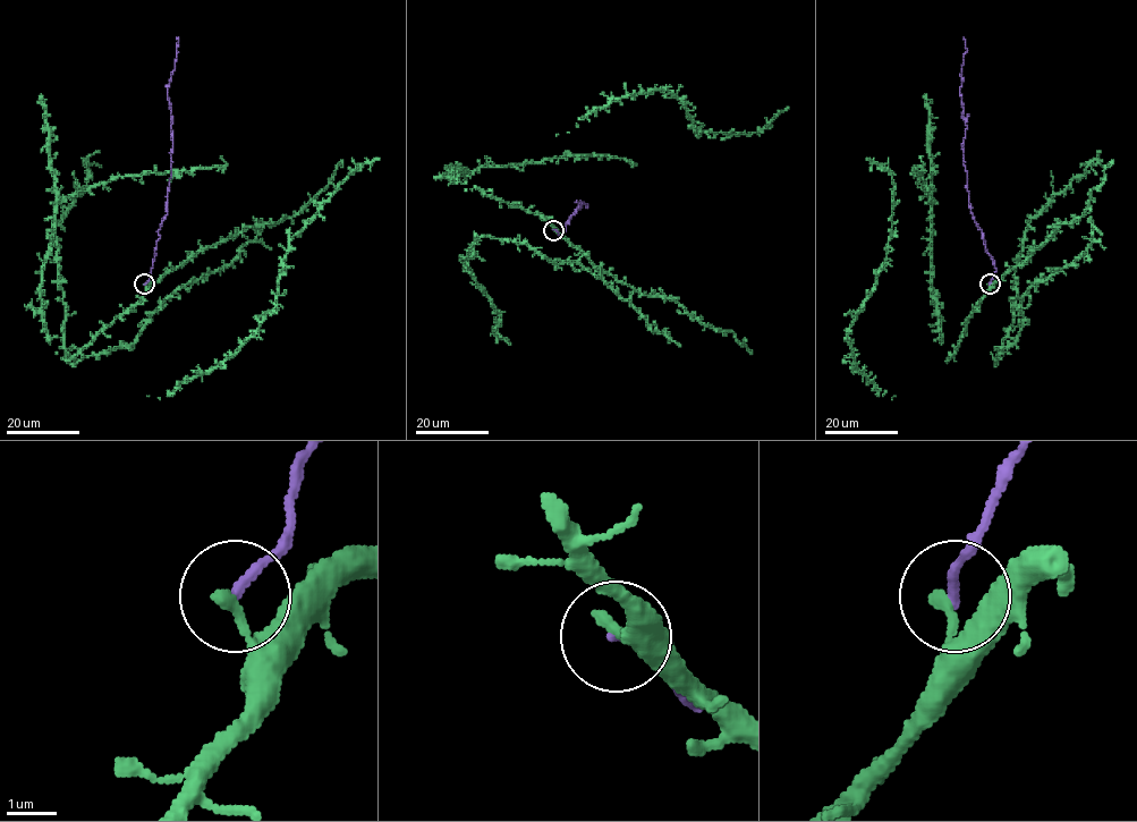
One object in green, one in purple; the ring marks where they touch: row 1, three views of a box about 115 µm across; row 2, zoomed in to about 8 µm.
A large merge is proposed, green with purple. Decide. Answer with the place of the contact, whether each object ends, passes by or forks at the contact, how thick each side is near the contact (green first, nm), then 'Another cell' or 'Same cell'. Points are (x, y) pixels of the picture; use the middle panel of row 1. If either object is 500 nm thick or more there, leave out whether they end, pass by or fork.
Place: (553, 230). At the ring green ends. At the ring purple ends. Thickness 240 nm (green) against 200 nm. Another cell

